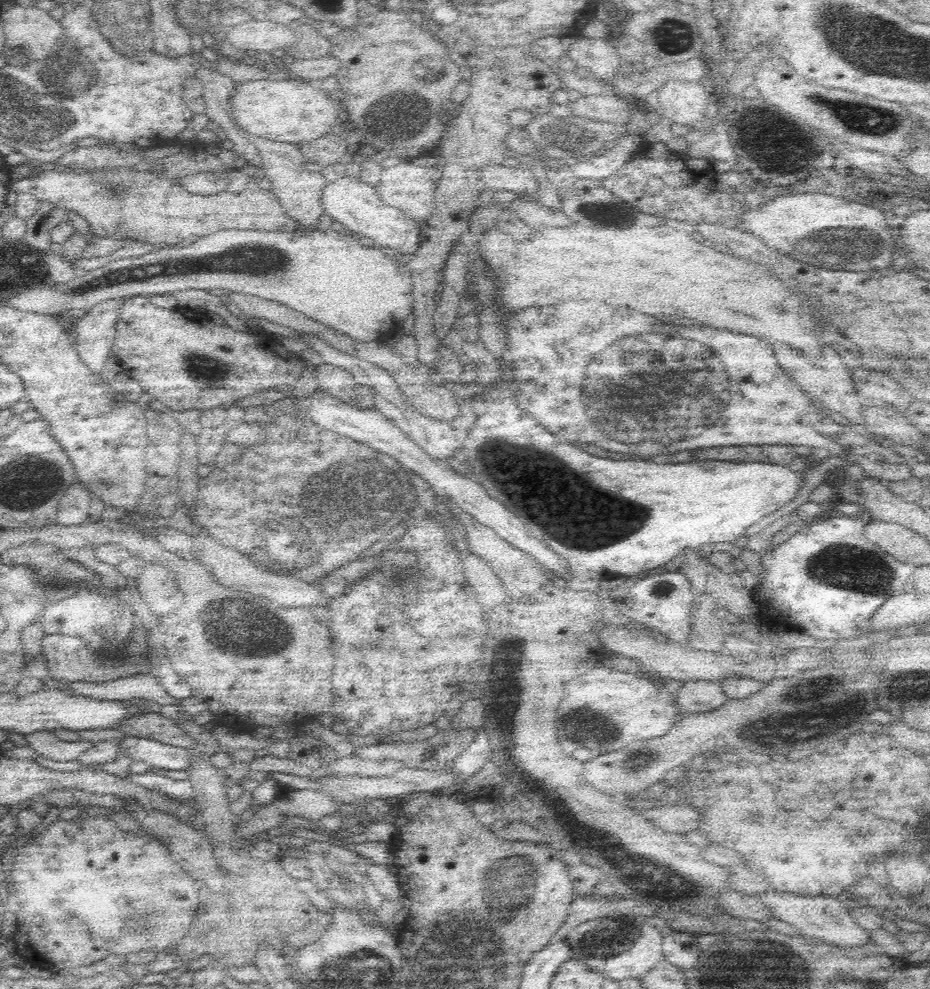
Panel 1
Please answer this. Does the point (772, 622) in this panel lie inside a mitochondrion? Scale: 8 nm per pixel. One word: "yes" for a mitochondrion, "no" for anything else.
no

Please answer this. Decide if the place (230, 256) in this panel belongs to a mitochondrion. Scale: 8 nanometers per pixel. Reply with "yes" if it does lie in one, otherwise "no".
yes

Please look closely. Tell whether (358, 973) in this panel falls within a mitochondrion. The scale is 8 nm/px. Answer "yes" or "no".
yes

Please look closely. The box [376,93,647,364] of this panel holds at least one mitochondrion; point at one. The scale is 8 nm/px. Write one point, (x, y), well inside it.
(393, 114)

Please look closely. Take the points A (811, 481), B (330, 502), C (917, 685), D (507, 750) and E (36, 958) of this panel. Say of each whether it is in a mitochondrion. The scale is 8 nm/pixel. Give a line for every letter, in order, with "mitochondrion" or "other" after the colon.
A: other
B: mitochondrion
C: mitochondrion
D: other
E: other

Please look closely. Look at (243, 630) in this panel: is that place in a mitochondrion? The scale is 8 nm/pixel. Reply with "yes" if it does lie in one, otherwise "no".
yes

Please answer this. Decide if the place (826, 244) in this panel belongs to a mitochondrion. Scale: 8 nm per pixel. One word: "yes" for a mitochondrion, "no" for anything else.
yes

